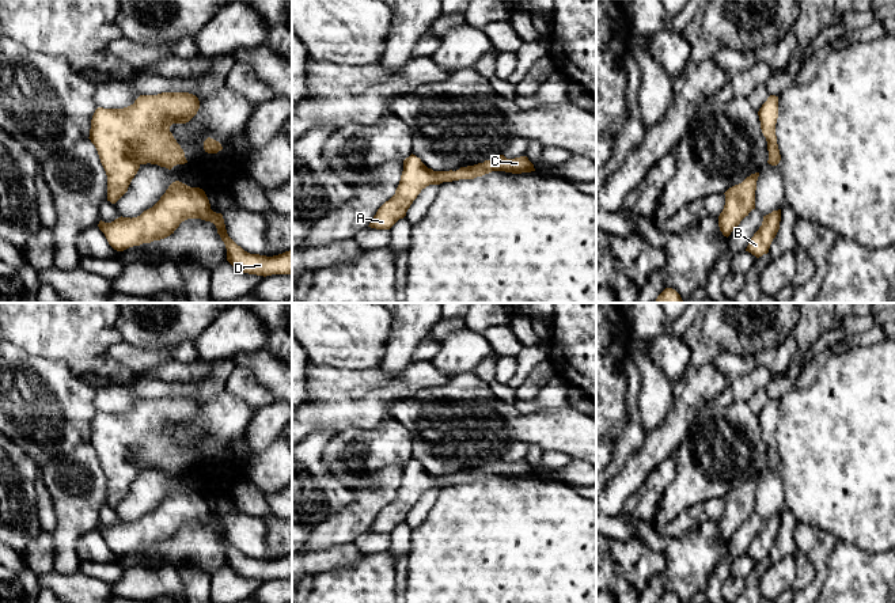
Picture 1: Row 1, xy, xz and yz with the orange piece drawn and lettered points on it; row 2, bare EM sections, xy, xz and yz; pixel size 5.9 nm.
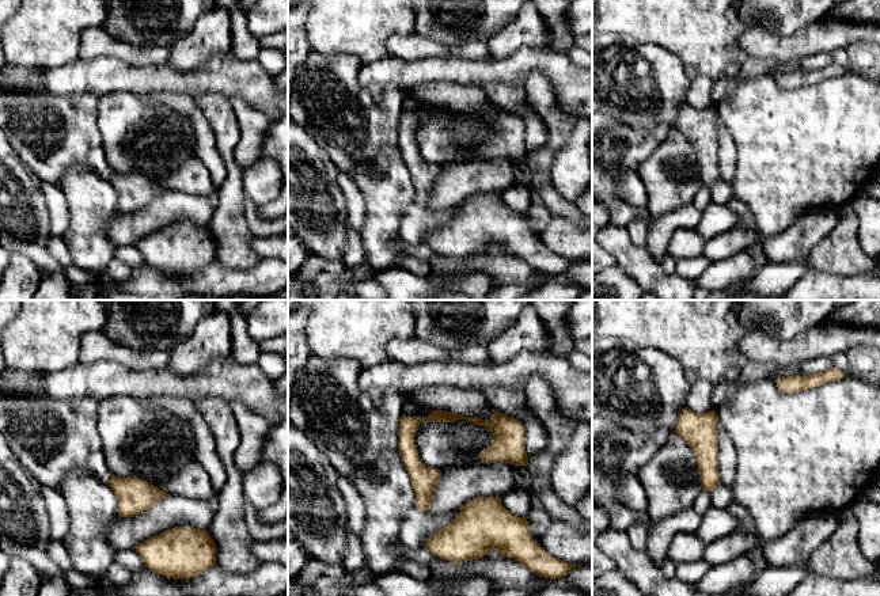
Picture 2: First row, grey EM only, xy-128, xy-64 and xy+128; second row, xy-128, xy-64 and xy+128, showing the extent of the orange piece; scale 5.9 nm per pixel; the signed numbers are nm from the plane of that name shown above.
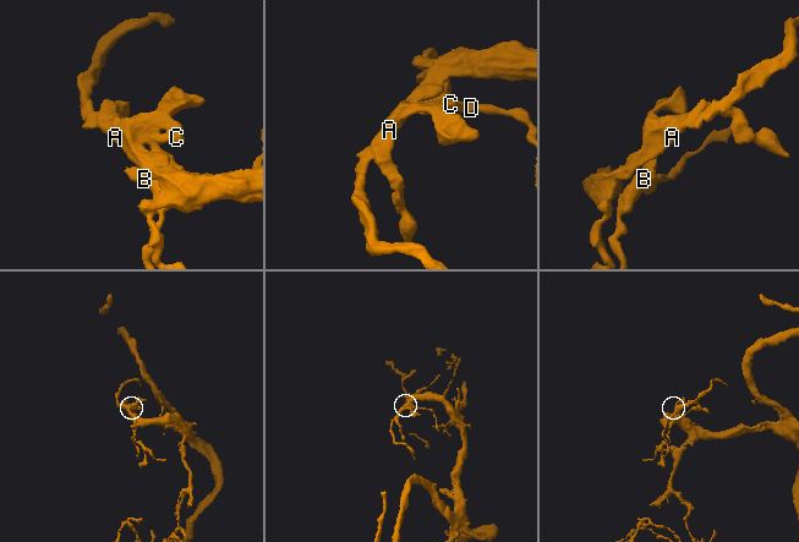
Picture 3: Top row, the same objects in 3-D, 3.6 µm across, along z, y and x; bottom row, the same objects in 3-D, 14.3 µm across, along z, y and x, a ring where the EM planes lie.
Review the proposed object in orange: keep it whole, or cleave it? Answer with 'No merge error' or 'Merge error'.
No merge error

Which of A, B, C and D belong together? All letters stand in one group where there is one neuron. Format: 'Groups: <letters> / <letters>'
Groups: A B C D

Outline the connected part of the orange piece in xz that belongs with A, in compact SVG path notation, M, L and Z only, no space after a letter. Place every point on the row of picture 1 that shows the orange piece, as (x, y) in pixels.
M412 153L403 160L403 171L395 194L378 209L368 227L390 230L399 219L406 216L413 201L421 190L429 185L440 185L443 182L459 179L474 179L492 171L522 174L535 171L535 168L527 156L507 159L504 155L498 155L492 160L460 167L456 171L433 171L432 168L428 168L420 158Z

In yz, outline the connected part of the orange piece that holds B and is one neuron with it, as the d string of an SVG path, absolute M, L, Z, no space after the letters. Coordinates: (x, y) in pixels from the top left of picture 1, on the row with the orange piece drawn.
M781 209L773 211L763 216L762 225L751 238L746 251L751 253L756 258L769 253L770 244L780 230Z

